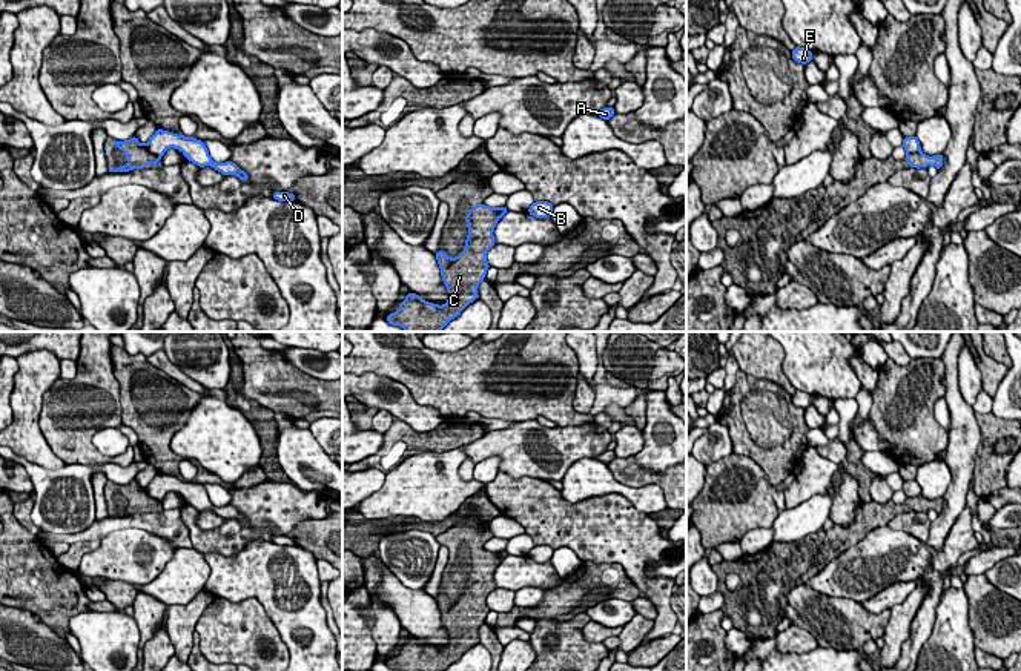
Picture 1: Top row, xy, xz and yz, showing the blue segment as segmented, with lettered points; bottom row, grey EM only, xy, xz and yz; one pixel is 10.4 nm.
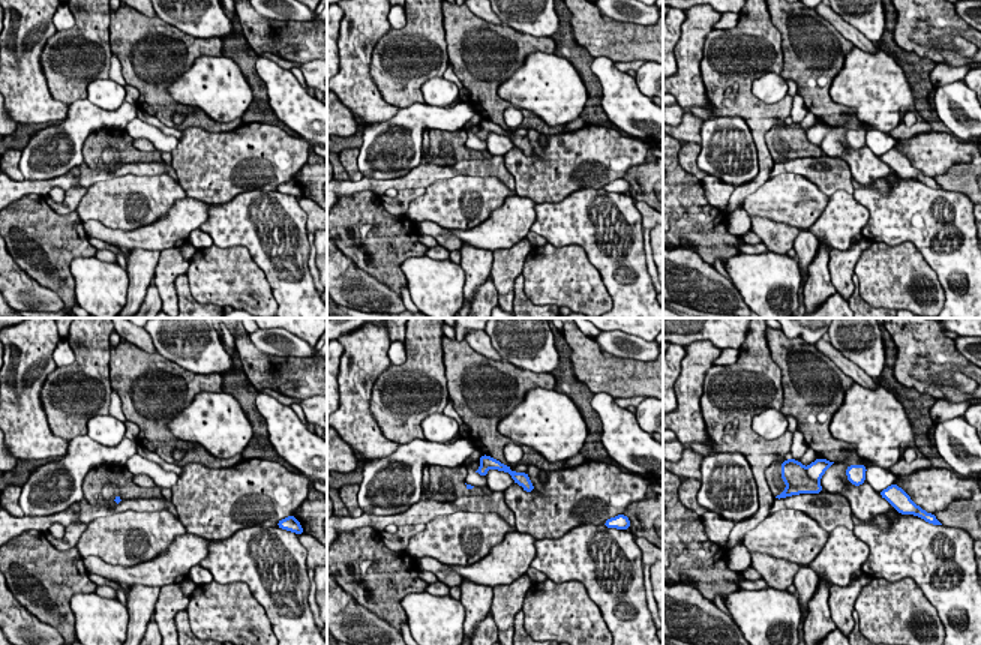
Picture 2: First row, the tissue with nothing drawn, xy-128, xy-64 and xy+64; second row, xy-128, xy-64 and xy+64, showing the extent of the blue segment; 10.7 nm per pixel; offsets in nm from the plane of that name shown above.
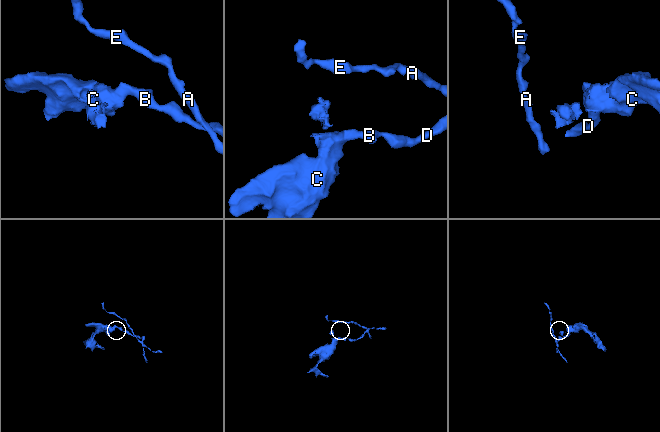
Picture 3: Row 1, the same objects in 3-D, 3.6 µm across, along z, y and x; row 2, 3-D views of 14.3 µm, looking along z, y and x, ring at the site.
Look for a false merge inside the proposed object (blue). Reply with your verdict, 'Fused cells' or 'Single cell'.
Fused cells

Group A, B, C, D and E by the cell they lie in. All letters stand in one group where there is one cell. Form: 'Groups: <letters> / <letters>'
Groups: A B D E / C

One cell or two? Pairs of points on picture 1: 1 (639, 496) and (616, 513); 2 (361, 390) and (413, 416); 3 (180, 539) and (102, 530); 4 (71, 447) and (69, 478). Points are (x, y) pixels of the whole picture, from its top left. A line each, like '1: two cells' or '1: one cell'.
1: two cells
2: one cell
3: one cell
4: two cells

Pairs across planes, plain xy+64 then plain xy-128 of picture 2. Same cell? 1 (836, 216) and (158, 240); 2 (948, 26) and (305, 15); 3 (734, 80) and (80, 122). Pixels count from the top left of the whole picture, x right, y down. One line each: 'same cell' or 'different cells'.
1: same cell
2: different cells
3: different cells

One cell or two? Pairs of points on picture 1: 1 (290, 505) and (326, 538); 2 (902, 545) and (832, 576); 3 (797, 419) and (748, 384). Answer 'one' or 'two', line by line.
1: two
2: one
3: one

